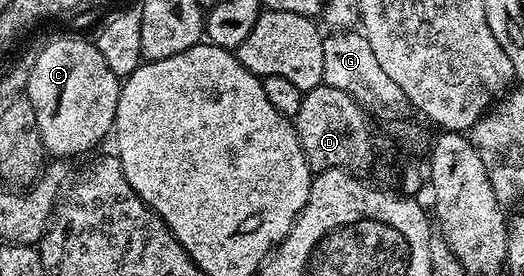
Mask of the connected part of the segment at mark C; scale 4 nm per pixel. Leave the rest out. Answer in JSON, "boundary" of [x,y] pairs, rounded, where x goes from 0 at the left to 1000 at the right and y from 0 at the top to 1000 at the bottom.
{"boundary":[[[124,130],[118,145],[101,145],[73,203],[65,199],[61,221],[63,250],[48,348],[65,399],[80,529],[95,569],[155,565],[174,547],[206,478],[210,489],[218,475],[233,293],[212,254],[212,239],[204,239],[204,221],[197,214],[197,196],[189,196],[176,141],[145,145],[139,130]]]}

